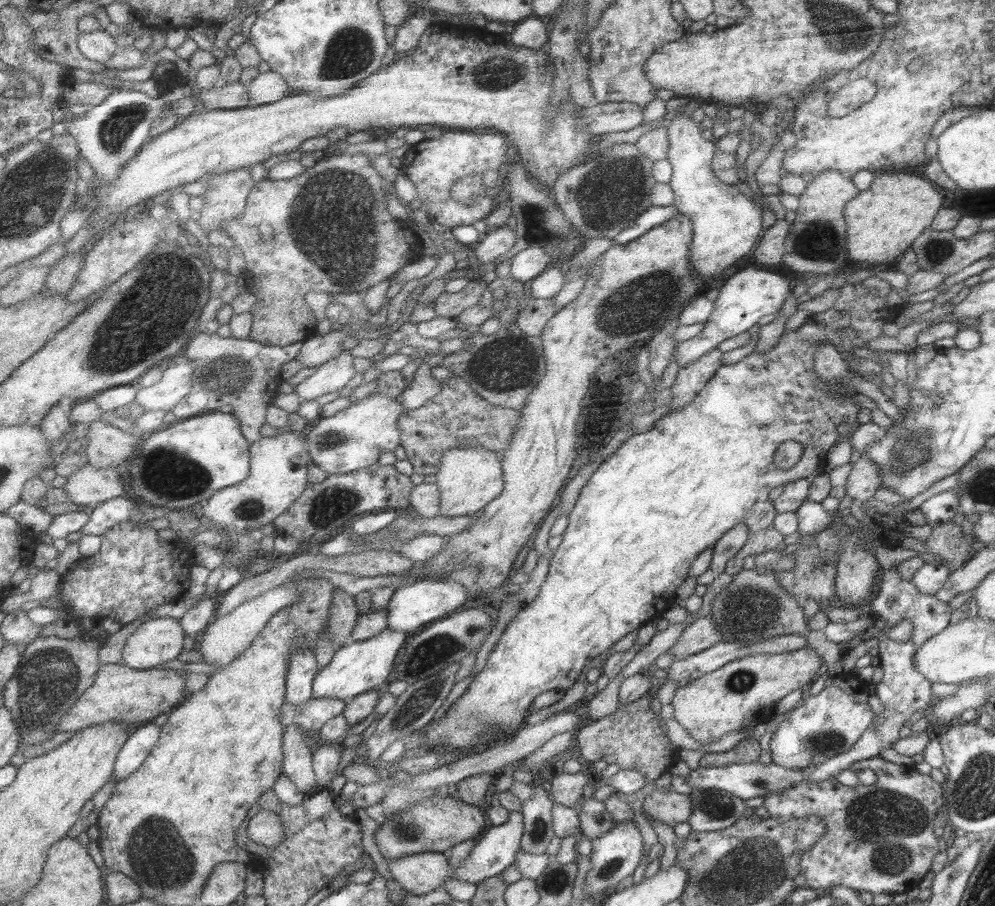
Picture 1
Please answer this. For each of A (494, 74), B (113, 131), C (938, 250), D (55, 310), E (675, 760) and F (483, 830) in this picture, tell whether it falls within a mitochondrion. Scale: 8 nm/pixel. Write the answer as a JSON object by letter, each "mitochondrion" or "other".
{"A":"mitochondrion","B":"mitochondrion","C":"mitochondrion","D":"other","E":"other","F":"other"}

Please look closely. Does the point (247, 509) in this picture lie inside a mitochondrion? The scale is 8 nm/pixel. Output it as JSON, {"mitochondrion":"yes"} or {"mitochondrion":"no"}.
{"mitochondrion":"yes"}

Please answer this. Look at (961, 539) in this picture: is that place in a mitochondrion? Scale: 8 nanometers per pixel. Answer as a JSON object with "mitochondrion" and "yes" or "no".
{"mitochondrion":"no"}

